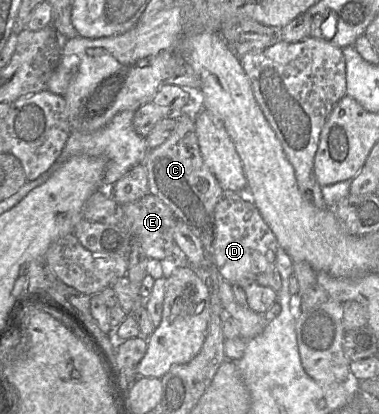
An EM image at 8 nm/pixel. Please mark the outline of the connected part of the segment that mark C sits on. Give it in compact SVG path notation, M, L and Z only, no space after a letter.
M178 112L175 113L175 116L177 118L177 124L176 127L174 128L173 132L171 133L171 135L169 136L168 139L166 139L166 141L164 143L162 143L161 145L149 149L146 159L144 161L146 170L147 170L147 174L148 174L148 184L149 184L149 192L156 195L159 199L161 199L167 206L169 206L169 208L172 210L173 214L175 215L175 217L177 218L177 220L181 220L183 221L186 225L189 226L189 228L194 232L194 234L196 236L199 237L199 239L201 240L202 246L204 248L205 251L205 258L203 260L203 264L202 266L189 266L191 267L196 274L205 282L205 284L207 285L209 292L210 292L210 315L211 314L217 314L220 315L220 317L222 318L222 331L223 331L223 321L225 320L225 315L228 314L226 312L226 310L224 309L224 307L222 306L221 300L219 298L218 295L218 288L219 288L219 284L222 281L222 275L220 274L218 267L216 266L214 260L213 260L213 242L214 242L214 238L215 238L215 215L214 215L214 211L215 211L215 207L217 205L217 203L219 202L219 200L224 196L224 194L226 193L223 188L221 187L220 183L218 182L217 178L214 176L214 174L211 172L211 170L208 168L208 166L206 165L206 163L204 162L204 159L201 155L200 152L200 147L199 147L199 143L198 143L198 139L197 139L197 135L196 135L196 126L195 126L195 119L193 117L193 113L191 112Z

